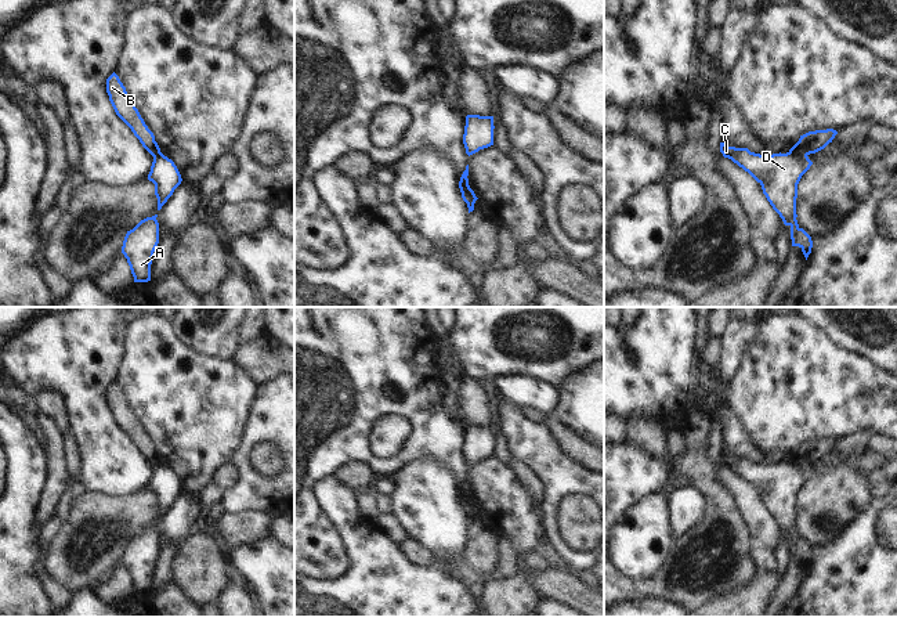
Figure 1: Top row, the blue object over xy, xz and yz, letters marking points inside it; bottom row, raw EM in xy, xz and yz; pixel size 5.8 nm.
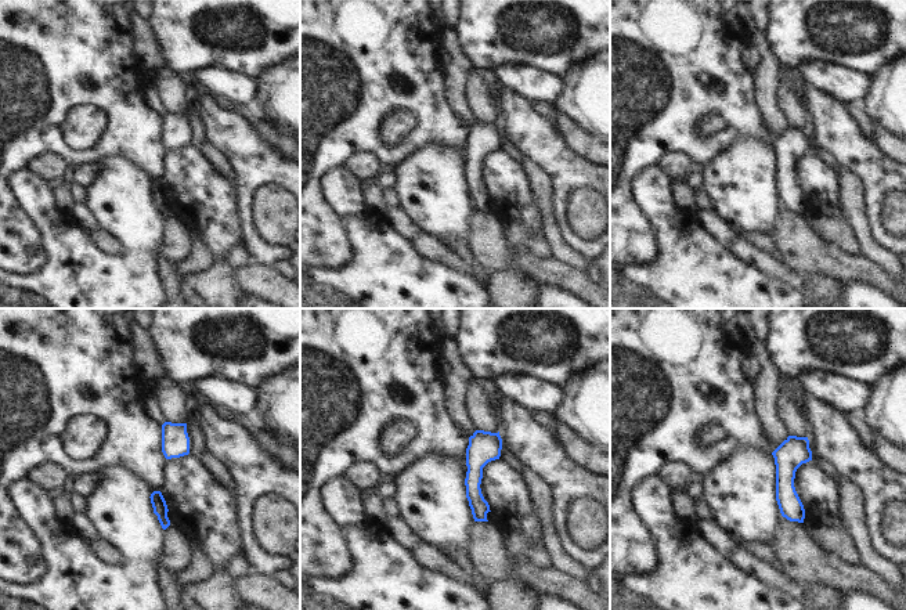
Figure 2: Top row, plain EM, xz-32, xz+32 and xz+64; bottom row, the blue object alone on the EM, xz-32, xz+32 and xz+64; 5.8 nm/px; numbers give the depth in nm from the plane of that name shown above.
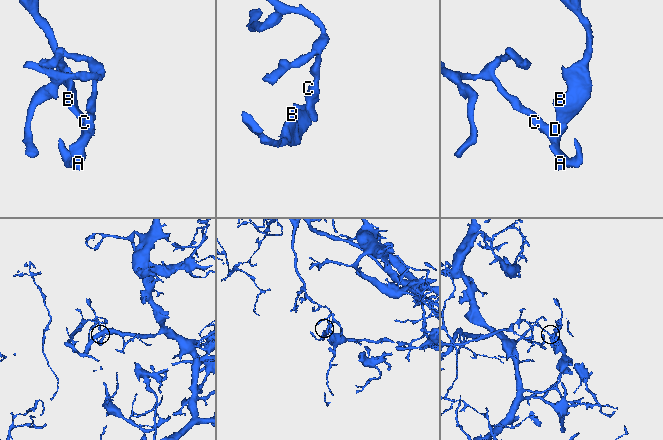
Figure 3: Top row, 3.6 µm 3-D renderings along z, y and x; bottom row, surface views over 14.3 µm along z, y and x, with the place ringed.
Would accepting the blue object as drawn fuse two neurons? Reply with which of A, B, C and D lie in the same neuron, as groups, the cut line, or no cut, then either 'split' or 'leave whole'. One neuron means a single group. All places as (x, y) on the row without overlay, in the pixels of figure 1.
A C D / B; cut in xz along (460, 490), (467, 504), (467, 512), (473, 518); split

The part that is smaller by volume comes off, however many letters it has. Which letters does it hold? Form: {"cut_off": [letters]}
{"cut_off": ["B"]}

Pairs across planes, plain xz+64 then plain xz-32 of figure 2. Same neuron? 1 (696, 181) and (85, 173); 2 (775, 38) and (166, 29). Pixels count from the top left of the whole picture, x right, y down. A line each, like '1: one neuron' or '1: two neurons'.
1: one neuron
2: one neuron

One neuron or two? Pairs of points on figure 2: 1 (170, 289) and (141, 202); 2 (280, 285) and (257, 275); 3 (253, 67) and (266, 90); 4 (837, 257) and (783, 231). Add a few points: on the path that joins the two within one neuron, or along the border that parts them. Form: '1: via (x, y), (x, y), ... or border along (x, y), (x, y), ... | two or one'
1: border along (156, 252), (156, 273), (163, 285) | two
2: via (274, 285), (263, 281) | one
3: border along (285, 60), (263, 69), (255, 78) | two
4: via (823, 257), (805, 252), (797, 244) | one

